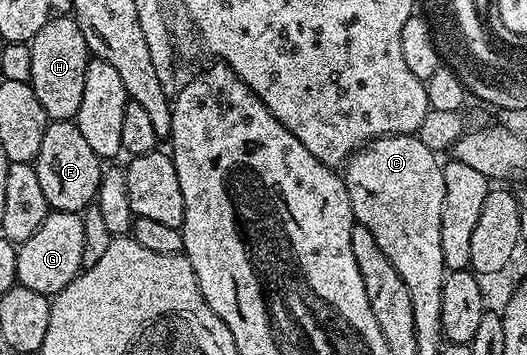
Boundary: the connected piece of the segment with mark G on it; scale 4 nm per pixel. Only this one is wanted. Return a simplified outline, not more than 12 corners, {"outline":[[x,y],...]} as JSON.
{"outline":[[79,214],[17,246],[18,285],[54,296],[84,269]]}

